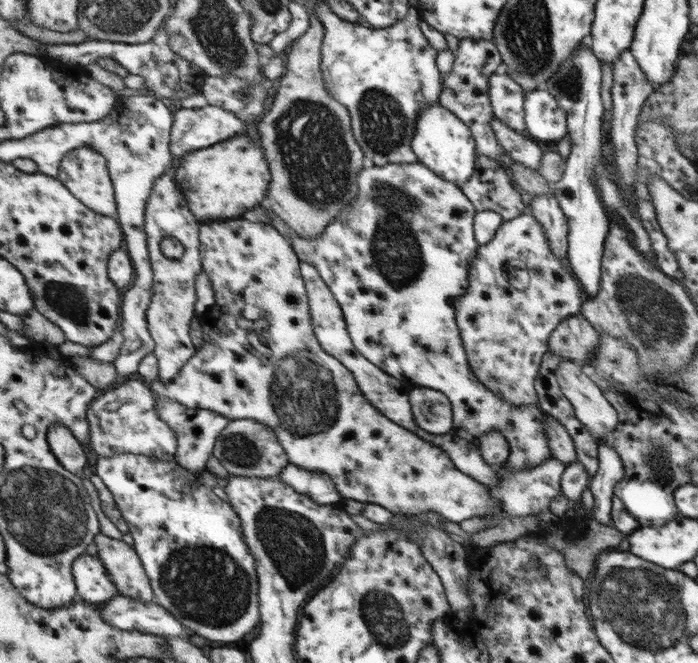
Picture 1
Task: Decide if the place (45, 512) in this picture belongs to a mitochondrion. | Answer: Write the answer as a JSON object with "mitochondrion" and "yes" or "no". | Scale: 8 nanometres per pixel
{"mitochondrion":"yes"}

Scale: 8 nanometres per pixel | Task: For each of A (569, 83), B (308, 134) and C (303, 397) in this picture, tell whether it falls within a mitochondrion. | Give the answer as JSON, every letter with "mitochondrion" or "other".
{"A":"mitochondrion","B":"mitochondrion","C":"mitochondrion"}

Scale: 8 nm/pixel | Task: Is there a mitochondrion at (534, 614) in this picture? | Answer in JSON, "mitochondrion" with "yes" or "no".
{"mitochondrion":"no"}

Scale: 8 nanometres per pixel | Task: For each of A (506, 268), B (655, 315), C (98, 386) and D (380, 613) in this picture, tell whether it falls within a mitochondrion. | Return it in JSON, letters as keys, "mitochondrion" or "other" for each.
{"A":"other","B":"mitochondrion","C":"other","D":"mitochondrion"}

